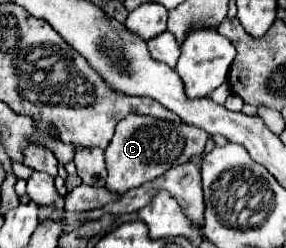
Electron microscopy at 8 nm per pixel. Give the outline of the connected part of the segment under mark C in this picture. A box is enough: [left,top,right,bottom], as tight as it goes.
[105,115,211,193]

